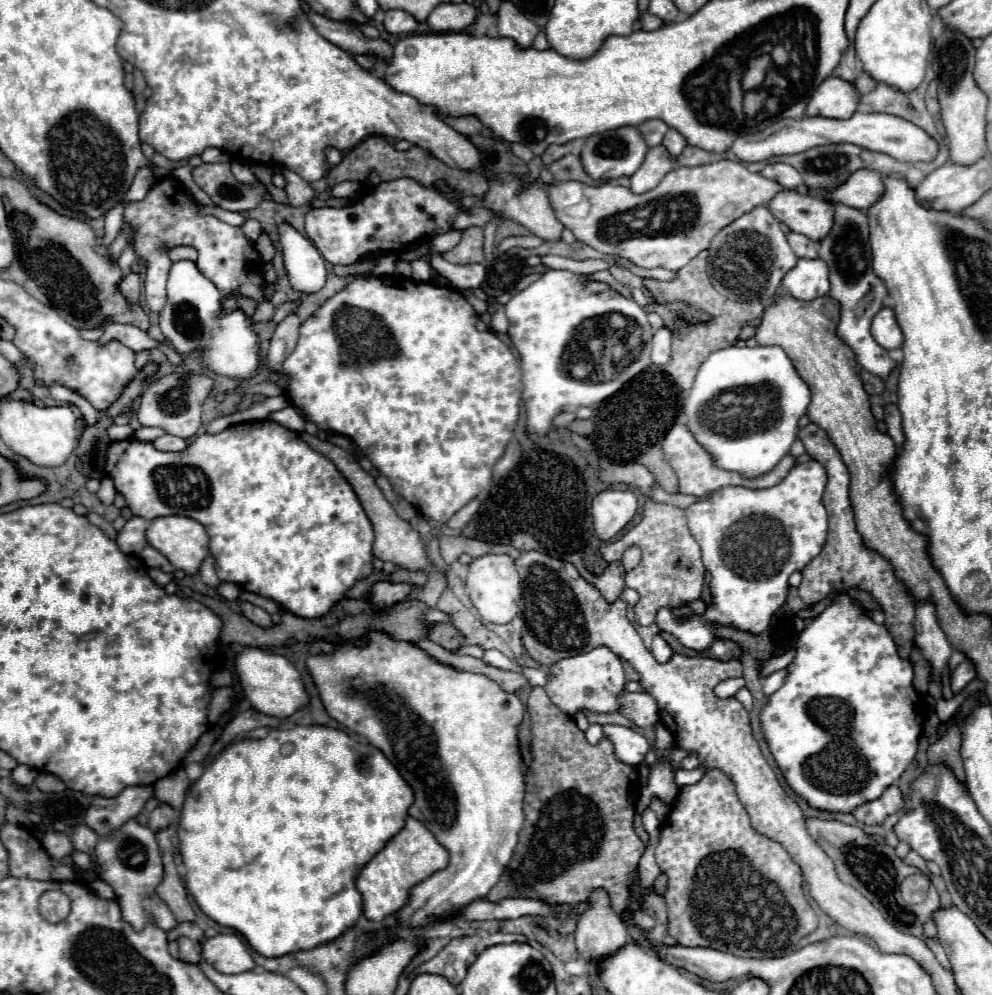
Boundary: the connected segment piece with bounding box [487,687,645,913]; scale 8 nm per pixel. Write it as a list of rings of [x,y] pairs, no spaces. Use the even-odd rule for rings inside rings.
[[[533,687],[527,701],[533,733],[533,763],[527,769],[525,823],[519,833],[519,845],[499,883],[489,891],[489,901],[505,897],[531,897],[551,905],[587,903],[595,889],[605,889],[615,913],[623,913],[633,901],[633,887],[639,883],[639,859],[645,853],[643,841],[633,827],[635,801],[641,789],[639,775],[633,765],[615,757],[613,743],[603,737],[597,745],[589,745],[573,717],[551,703],[543,687]]]

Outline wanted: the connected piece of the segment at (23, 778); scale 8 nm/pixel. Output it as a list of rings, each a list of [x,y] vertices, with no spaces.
[[[17,765],[13,771],[11,771],[11,777],[15,783],[19,785],[33,785],[35,779],[37,779],[37,771],[33,767],[27,767],[27,765]]]

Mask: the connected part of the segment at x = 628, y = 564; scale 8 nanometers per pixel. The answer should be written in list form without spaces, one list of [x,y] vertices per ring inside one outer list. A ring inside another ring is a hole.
[[[629,547],[629,549],[623,553],[621,563],[623,563],[623,567],[625,567],[627,571],[631,571],[631,569],[639,563],[639,559],[641,559],[641,551],[639,551],[637,547]]]

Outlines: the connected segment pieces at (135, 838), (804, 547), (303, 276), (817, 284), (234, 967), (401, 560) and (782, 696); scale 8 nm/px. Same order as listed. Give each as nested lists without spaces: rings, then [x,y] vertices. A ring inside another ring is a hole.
[[[135,819],[127,821],[125,825],[97,841],[95,857],[99,859],[101,879],[115,889],[117,903],[121,905],[125,921],[129,921],[135,929],[143,929],[149,921],[157,923],[165,931],[177,925],[175,917],[169,913],[169,907],[155,893],[155,887],[163,877],[163,863],[155,833],[147,825],[141,825]]]
[[[811,459],[805,463],[797,463],[789,475],[775,487],[769,489],[747,489],[747,487],[725,487],[713,493],[707,501],[697,501],[685,509],[691,535],[701,547],[703,563],[711,575],[711,593],[713,605],[707,607],[703,617],[691,617],[683,623],[673,619],[669,609],[661,609],[657,613],[657,625],[661,631],[669,631],[675,635],[683,647],[705,651],[713,643],[713,633],[709,623],[717,625],[735,625],[749,633],[763,633],[775,615],[775,611],[784,605],[789,593],[789,575],[793,571],[801,571],[817,553],[821,553],[827,539],[827,513],[823,507],[823,491],[827,485],[825,467]]]
[[[279,223],[277,233],[289,285],[303,295],[311,295],[323,289],[327,283],[327,263],[313,241],[301,235],[291,223]]]
[[[799,259],[797,267],[791,269],[783,287],[801,301],[813,301],[817,297],[829,295],[829,265],[823,259]]]
[[[221,933],[207,939],[203,943],[203,957],[221,973],[245,973],[255,969],[255,961],[237,933]]]
[[[301,433],[301,439],[303,439],[311,449],[315,449],[317,453],[325,455],[327,459],[331,459],[331,461],[335,463],[335,467],[339,469],[339,473],[341,473],[341,475],[349,481],[349,485],[355,489],[355,495],[359,497],[359,503],[361,503],[361,507],[365,509],[365,513],[367,513],[367,517],[369,517],[369,521],[371,521],[371,525],[373,525],[373,531],[375,531],[373,555],[375,555],[377,559],[381,559],[381,561],[393,561],[395,565],[405,567],[405,569],[425,569],[425,571],[429,571],[431,563],[429,563],[429,557],[427,557],[427,553],[425,553],[425,545],[421,543],[419,533],[417,533],[407,521],[403,521],[403,519],[397,517],[397,513],[393,511],[393,507],[389,505],[389,501],[383,497],[383,493],[379,491],[379,487],[375,485],[375,479],[373,479],[369,473],[365,473],[365,471],[361,469],[361,465],[355,461],[355,457],[349,455],[345,449],[335,447],[335,445],[327,443],[327,441],[319,441],[317,437],[311,437],[311,435],[307,435],[307,433]]]
[[[843,593],[797,637],[795,659],[787,665],[781,689],[761,707],[759,721],[779,769],[787,769],[789,787],[811,807],[849,813],[897,783],[917,753],[925,709],[913,687],[913,665],[899,655],[891,631],[877,625],[867,609]]]

